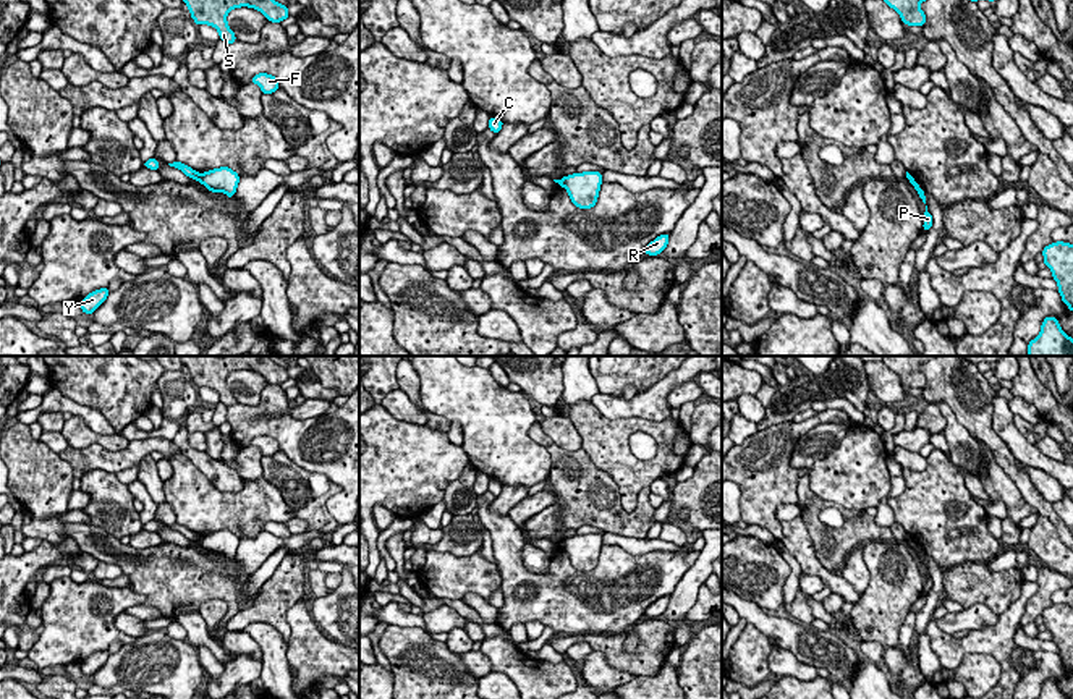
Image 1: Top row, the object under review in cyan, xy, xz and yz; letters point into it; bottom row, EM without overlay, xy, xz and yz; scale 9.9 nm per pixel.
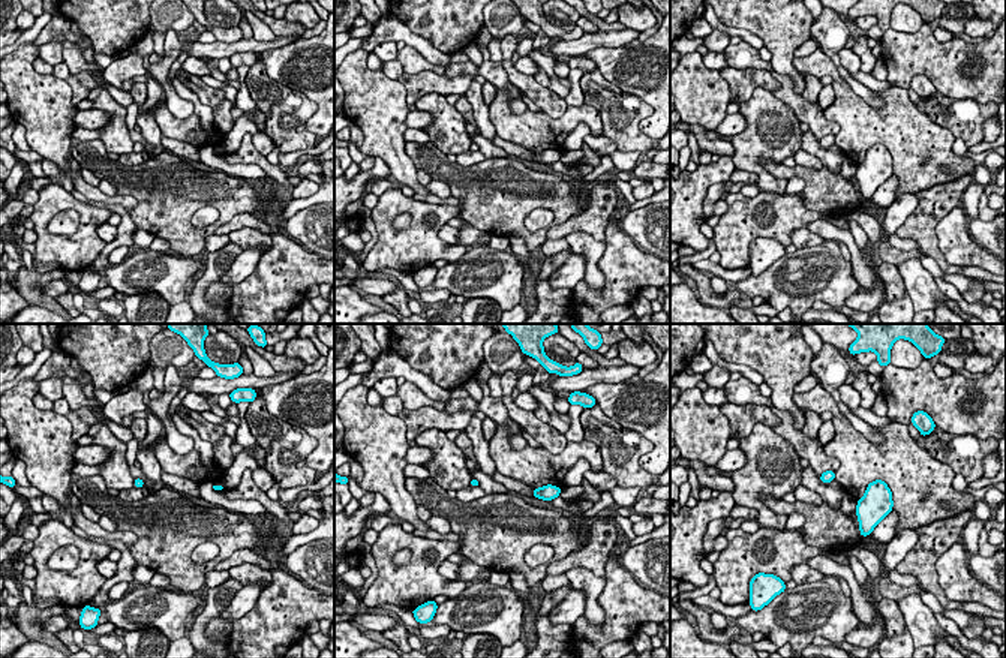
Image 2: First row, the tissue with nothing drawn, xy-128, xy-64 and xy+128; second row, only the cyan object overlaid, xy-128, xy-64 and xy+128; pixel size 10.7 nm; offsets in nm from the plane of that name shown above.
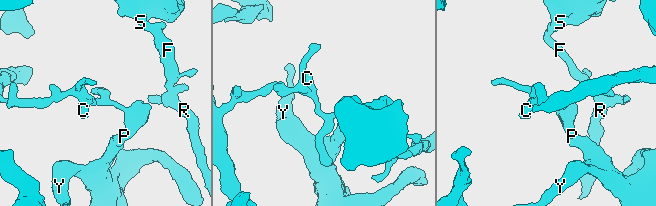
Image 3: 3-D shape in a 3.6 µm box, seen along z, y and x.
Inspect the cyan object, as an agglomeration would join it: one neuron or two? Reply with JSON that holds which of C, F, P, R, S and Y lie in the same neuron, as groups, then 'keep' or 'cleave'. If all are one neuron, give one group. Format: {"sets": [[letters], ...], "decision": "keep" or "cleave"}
{"sets": [["C", "F", "R", "S"], ["P", "Y"]], "decision": "cleave"}

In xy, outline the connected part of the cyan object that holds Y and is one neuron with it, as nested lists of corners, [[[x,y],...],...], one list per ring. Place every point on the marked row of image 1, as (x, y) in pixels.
[[[108,286],[89,293],[81,299],[81,309],[84,314],[91,316],[108,296]]]

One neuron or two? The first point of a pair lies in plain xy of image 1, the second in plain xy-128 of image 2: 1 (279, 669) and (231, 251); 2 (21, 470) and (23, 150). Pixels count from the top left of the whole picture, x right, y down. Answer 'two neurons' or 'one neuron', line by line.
1: two neurons
2: two neurons

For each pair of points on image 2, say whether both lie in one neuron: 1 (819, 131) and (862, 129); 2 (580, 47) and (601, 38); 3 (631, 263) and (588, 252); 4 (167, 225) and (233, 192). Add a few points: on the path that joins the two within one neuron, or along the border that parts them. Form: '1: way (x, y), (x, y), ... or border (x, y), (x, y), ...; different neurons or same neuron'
1: border (822, 110), (829, 120), (838, 125), (835, 135); different neurons
2: way (585, 42), (597, 41); same neuron
3: border (606, 242), (598, 261), (603, 287), (588, 288); different neurons
4: way (183, 209), (200, 192), (216, 192); same neuron

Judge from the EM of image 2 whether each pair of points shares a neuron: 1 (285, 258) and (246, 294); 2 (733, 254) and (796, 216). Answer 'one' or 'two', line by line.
1: one
2: one

